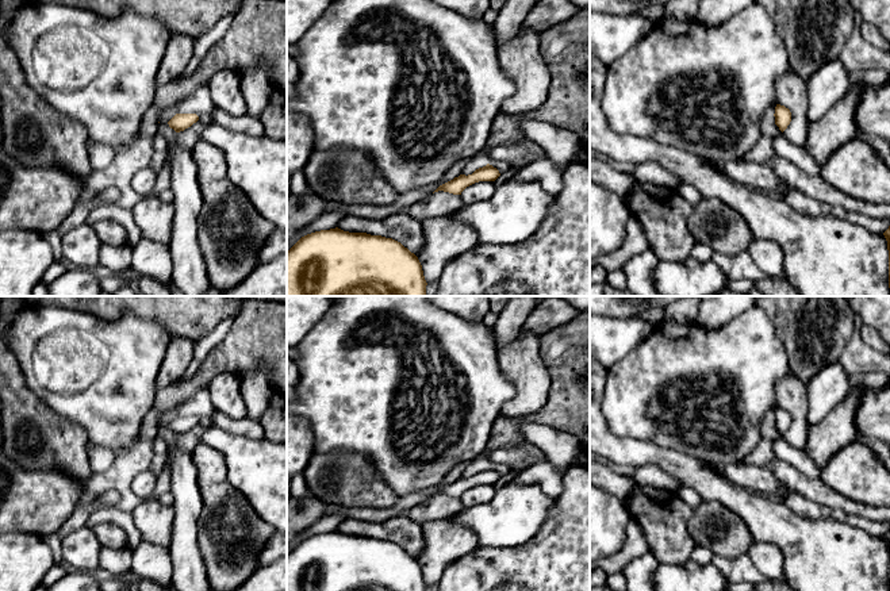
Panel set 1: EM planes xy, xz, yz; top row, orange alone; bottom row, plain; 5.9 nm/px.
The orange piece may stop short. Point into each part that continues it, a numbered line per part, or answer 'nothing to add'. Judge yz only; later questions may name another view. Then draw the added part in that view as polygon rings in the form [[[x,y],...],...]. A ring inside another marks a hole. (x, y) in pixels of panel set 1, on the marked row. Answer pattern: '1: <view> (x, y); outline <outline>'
nothing to add

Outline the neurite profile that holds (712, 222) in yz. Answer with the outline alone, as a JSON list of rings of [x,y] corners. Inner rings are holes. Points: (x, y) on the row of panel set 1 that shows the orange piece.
[[[702,197],[693,207],[688,231],[695,242],[705,243],[724,256],[748,250],[755,241],[744,216],[716,197]]]

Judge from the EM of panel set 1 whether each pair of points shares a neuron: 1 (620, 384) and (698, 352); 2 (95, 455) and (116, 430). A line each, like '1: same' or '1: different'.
1: same
2: different

